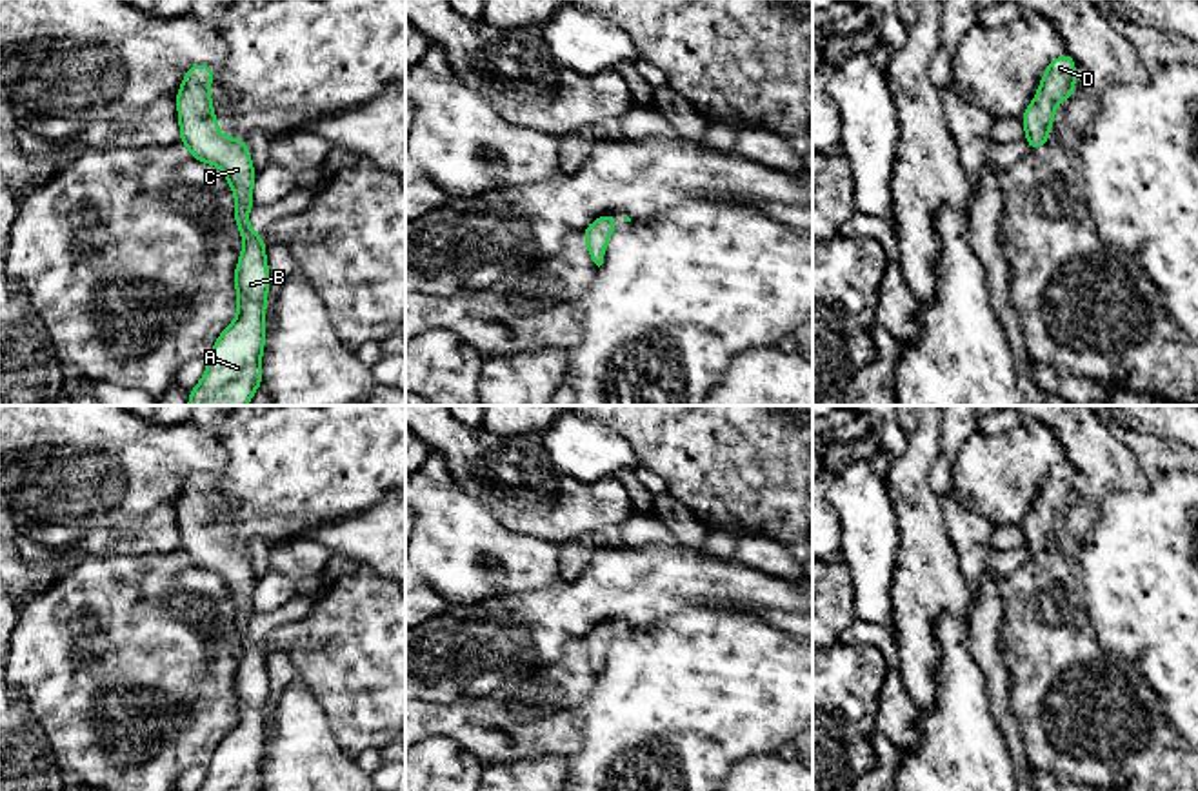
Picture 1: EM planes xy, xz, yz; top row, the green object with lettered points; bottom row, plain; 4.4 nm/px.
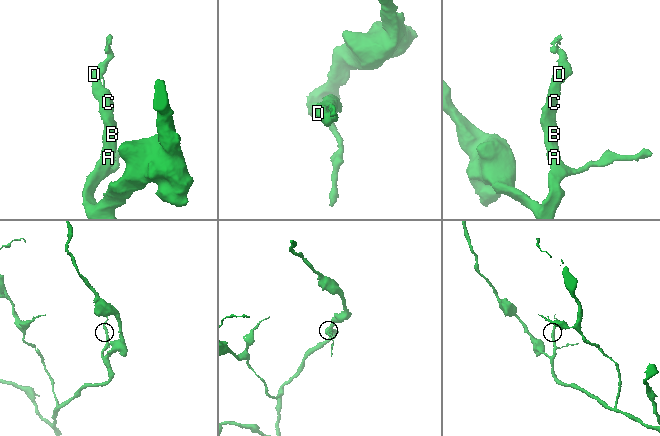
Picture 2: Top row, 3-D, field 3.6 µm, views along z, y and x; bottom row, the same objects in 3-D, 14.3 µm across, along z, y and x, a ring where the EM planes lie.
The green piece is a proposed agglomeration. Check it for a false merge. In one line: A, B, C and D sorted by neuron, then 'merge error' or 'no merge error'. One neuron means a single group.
groups A B C D; no merge error

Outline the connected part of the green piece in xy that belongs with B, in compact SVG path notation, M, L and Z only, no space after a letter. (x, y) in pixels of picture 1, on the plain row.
M191 473L175 506L180 549L195 567L224 578L235 600L235 631L244 647L235 676L238 722L216 746L207 766L207 776L198 791L262 791L269 673L265 647L247 629L255 613L255 575L247 549L224 544L218 538L209 502L215 482L216 478L211 473Z

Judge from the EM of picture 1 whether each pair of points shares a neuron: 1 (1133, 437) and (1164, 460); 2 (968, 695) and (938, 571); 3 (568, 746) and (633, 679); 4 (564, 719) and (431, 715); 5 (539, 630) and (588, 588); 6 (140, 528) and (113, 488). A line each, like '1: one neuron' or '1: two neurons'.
1: one neuron
2: two neurons
3: two neurons
4: one neuron
5: one neuron
6: two neurons

